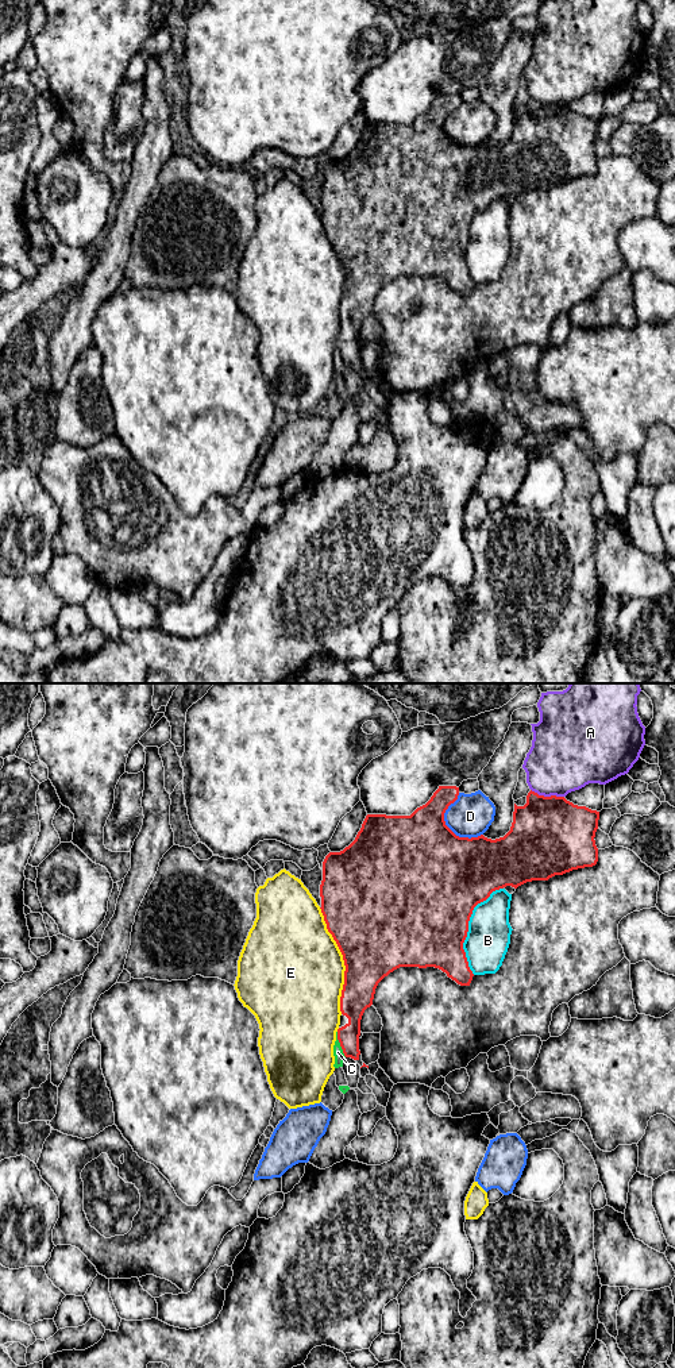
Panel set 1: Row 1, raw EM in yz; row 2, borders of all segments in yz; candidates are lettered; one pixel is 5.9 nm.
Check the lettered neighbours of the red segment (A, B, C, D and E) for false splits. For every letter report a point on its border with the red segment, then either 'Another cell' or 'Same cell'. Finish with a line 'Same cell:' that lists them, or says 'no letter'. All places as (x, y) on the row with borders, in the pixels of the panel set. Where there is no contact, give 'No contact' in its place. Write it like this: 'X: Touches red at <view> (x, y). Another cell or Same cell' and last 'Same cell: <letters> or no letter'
A: Touches red at yz (547, 797). Another cell
B: Touches red at yz (467, 927). Another cell
C: Touches red at yz (340, 1044). Same cell
D: Touches red at yz (444, 824). Another cell
E: Touches red at yz (343, 959). Another cell
Same cell: C

